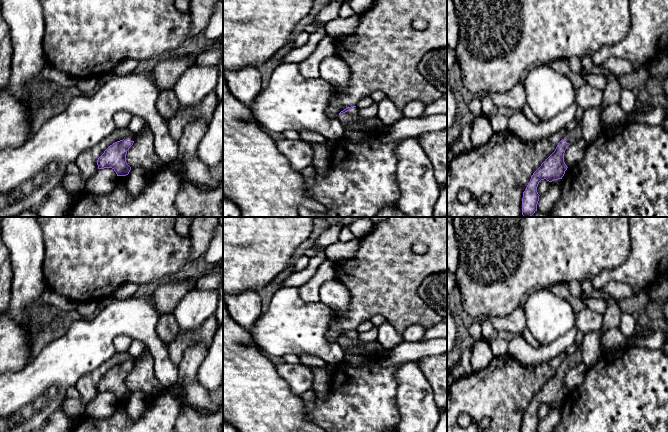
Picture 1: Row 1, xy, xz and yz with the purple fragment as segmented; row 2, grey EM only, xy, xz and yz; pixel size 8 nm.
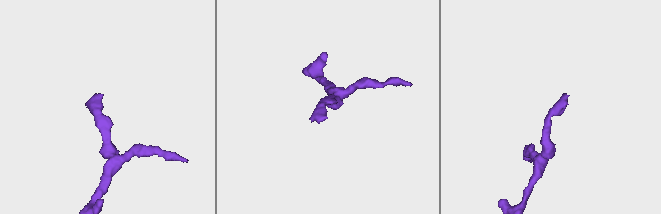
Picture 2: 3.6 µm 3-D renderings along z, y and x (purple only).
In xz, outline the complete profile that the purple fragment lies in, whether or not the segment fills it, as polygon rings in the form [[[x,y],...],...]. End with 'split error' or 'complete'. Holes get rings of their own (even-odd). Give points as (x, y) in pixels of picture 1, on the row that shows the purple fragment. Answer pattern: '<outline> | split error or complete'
[[[356,106],[347,107],[341,111],[337,117],[343,126],[358,123],[364,132],[376,131],[383,132],[386,125],[376,116],[374,118],[361,119]]] | split error

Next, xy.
[[[130,134],[110,145],[97,160],[98,169],[112,168],[117,176],[128,175],[131,167],[126,162],[126,154],[134,140],[135,135]]] | split error

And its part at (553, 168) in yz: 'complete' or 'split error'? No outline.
split error

